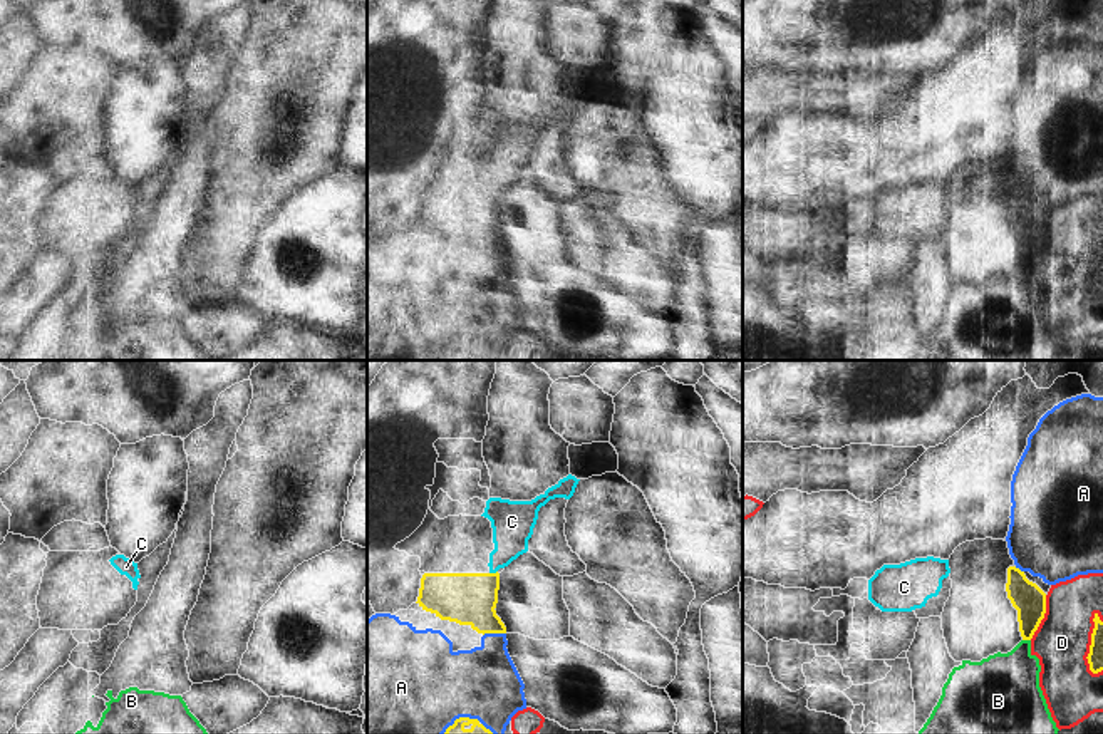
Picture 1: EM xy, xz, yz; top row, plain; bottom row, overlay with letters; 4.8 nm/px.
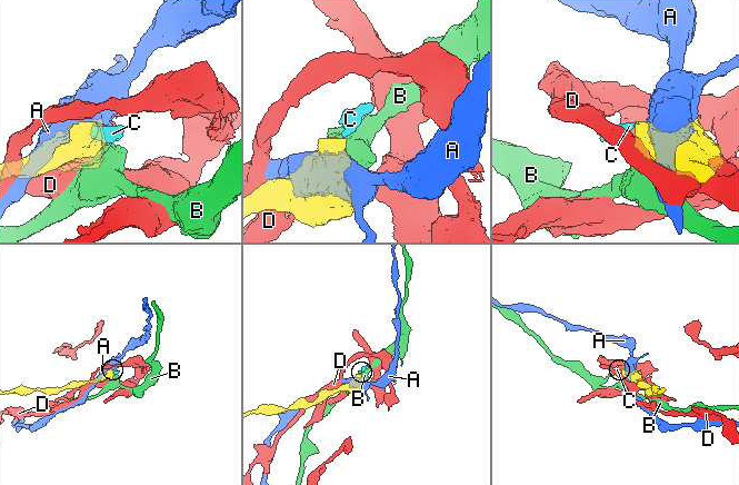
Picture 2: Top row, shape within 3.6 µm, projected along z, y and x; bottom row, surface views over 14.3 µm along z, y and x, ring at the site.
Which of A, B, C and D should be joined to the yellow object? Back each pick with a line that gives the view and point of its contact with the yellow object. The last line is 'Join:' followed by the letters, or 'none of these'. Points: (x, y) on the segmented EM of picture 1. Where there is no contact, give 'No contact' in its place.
C: Touches yellow at xz (493, 573)
Join: C

